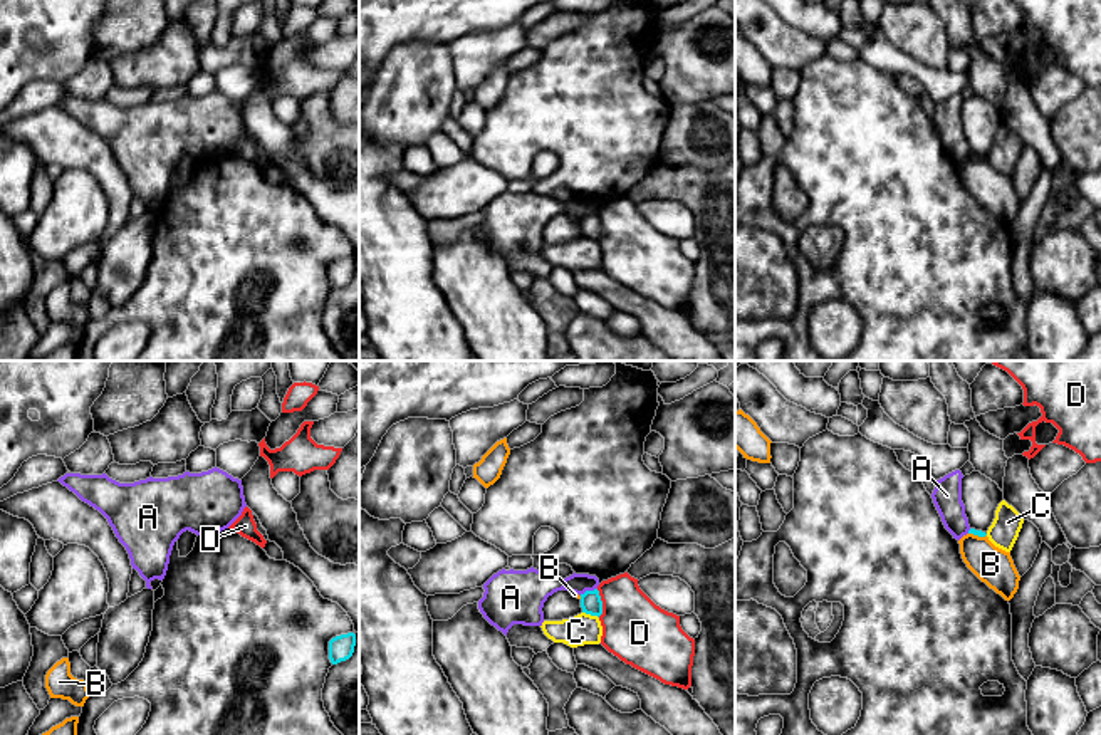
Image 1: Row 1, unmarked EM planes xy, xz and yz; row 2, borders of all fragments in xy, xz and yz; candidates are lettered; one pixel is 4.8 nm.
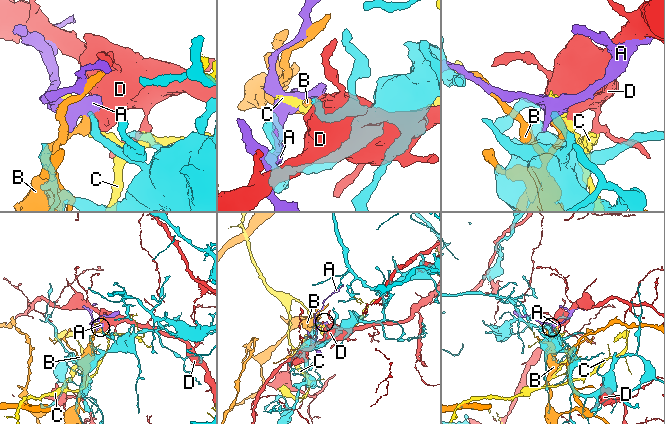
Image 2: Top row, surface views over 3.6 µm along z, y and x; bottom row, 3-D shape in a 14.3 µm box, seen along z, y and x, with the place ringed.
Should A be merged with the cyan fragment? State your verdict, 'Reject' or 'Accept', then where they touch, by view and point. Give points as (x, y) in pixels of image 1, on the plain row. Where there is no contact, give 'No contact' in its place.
Reject. Touches cyan at xz (588, 215)

